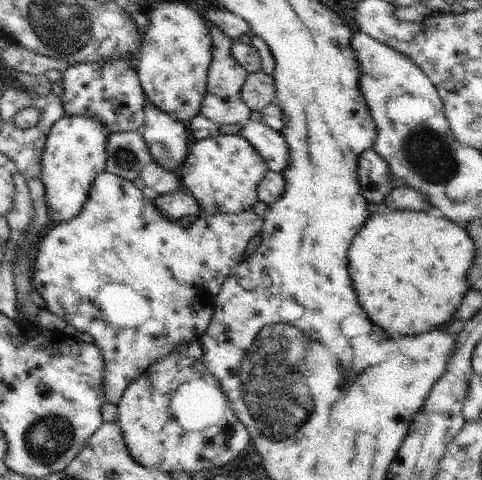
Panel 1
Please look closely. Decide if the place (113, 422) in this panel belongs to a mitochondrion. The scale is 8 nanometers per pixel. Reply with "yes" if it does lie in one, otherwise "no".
no

